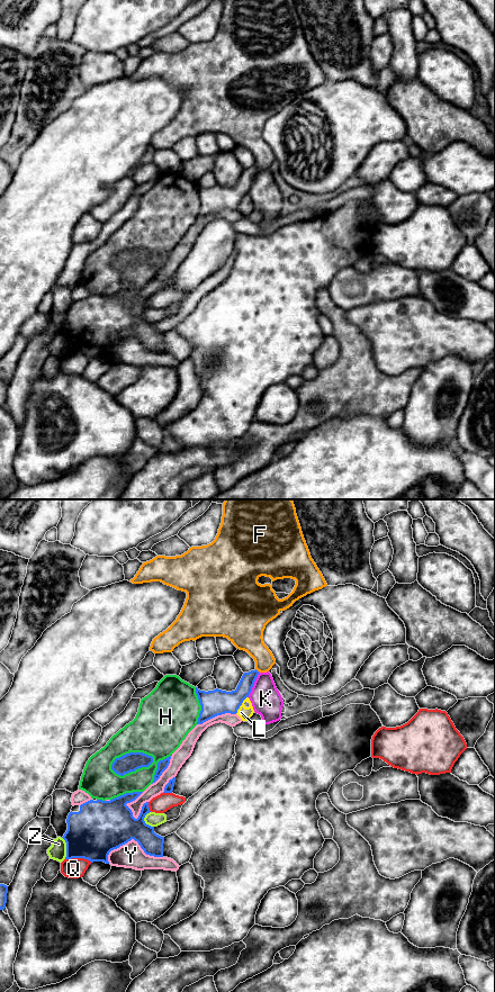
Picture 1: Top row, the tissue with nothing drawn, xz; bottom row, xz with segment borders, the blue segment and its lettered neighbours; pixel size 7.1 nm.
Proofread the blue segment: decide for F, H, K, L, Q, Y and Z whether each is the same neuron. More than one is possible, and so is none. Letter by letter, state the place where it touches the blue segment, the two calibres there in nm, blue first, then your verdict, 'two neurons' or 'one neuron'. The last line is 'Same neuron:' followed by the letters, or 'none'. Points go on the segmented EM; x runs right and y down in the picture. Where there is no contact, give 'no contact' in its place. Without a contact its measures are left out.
F: contact xz (257, 670); calibres 110 and 200 nm; two neurons
H: contact xz (129, 752); calibres 130 and 360 nm; two neurons
K: contact xz (253, 684); calibres 160 and 220 nm; two neurons
L: contact xz (241, 704); calibres 190 and 90 nm; two neurons
Q: contact xz (79, 857); calibres 380 and 140 nm; two neurons
Y: contact xz (133, 838); calibres 380 and 180 nm; two neurons
Z: contact xz (66, 848); calibres 360 and 130 nm; two neurons
Same neuron: none

